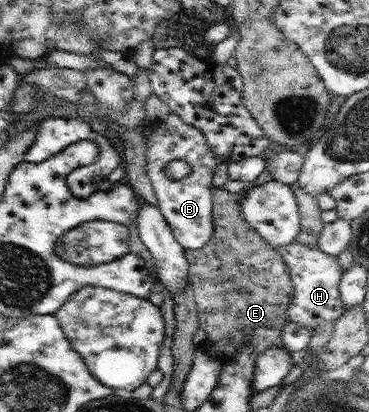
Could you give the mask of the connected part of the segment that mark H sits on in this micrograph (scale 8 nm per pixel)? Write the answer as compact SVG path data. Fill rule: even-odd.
M293 242L277 247L277 251L287 264L294 287L293 301L289 304L289 321L305 325L310 330L323 326L325 321L339 320L346 307L340 294L340 279L343 272L336 256L327 255L318 246Z

